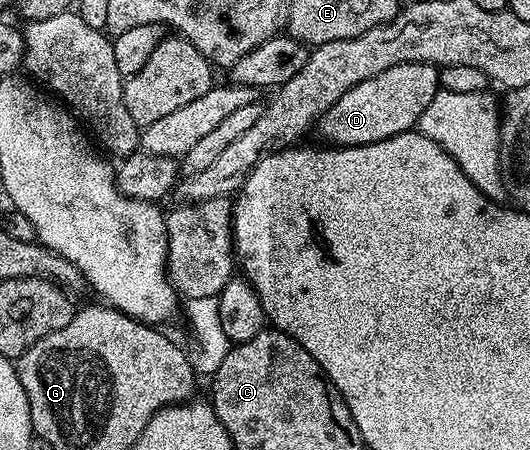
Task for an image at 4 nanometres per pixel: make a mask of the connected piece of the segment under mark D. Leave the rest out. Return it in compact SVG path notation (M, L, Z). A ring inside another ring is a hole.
M403 63L387 67L363 83L355 83L347 95L329 108L315 126L321 132L322 142L333 147L342 145L370 145L383 139L391 139L400 133L408 133L416 126L419 115L427 111L431 99L435 99L440 86L439 69L427 63Z

